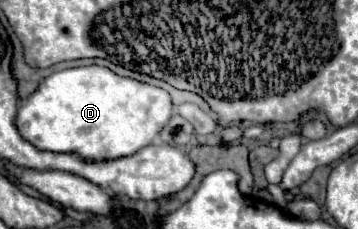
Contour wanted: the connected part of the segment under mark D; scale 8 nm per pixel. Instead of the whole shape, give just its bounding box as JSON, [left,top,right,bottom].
[16,67,172,161]

